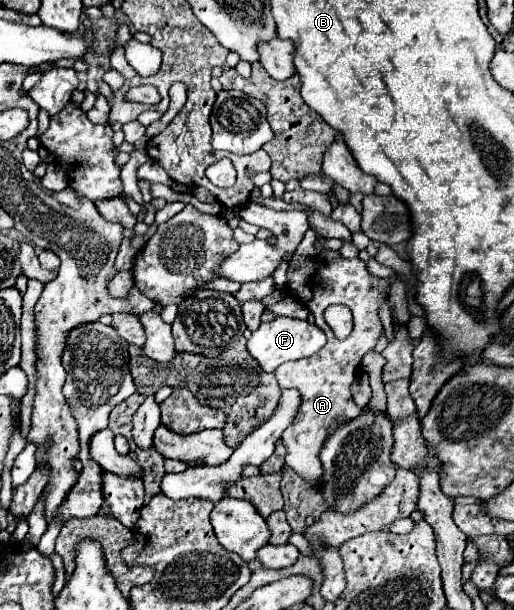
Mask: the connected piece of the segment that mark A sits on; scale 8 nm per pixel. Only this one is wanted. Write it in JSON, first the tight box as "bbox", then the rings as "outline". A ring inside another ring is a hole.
{"bbox":[274,257,392,487],"outline":[[[316,257],[316,259],[306,259],[296,267],[288,269],[288,283],[286,283],[288,293],[296,295],[310,309],[310,313],[316,319],[316,325],[328,337],[328,343],[320,351],[298,361],[282,363],[274,373],[280,387],[294,387],[302,395],[302,405],[298,409],[298,415],[290,423],[290,427],[282,433],[282,441],[288,449],[286,465],[314,487],[322,483],[322,463],[318,457],[322,443],[326,443],[326,439],[338,427],[342,427],[342,423],[348,423],[350,419],[356,419],[360,415],[360,407],[352,401],[350,385],[356,379],[362,357],[376,347],[376,341],[384,331],[378,311],[380,311],[380,303],[388,299],[390,285],[392,279],[372,277],[358,257],[354,259],[336,257],[332,261],[324,261]],[[334,303],[346,305],[354,315],[354,329],[350,337],[344,341],[336,339],[332,329],[324,321],[324,309]]]}

